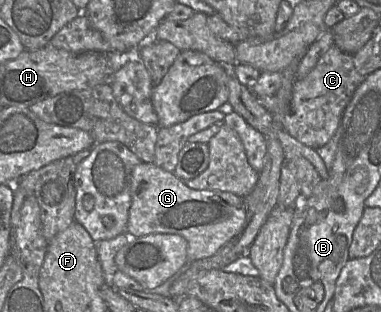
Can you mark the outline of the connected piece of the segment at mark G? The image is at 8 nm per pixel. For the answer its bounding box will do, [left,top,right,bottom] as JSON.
[127,163,246,262]

